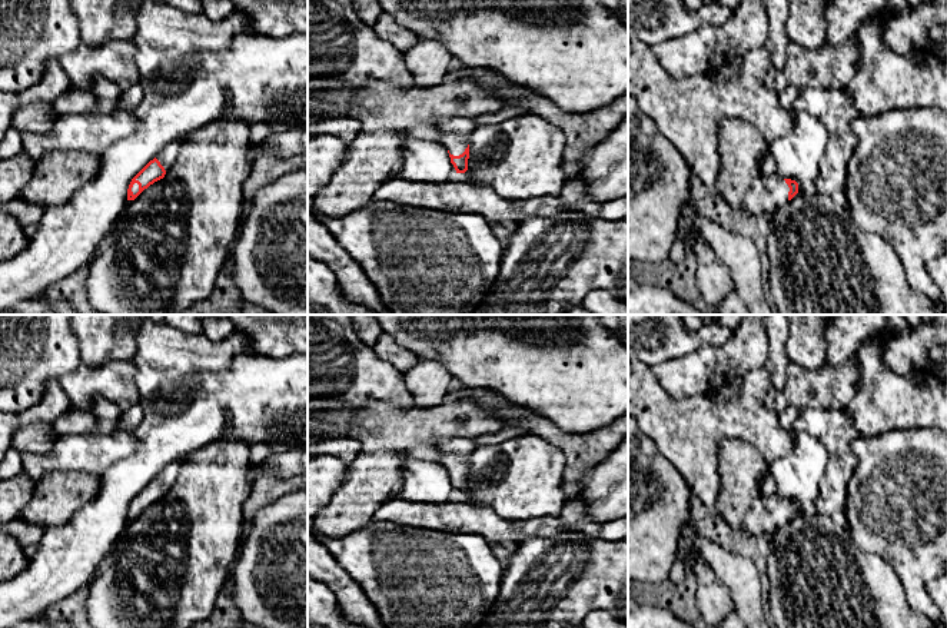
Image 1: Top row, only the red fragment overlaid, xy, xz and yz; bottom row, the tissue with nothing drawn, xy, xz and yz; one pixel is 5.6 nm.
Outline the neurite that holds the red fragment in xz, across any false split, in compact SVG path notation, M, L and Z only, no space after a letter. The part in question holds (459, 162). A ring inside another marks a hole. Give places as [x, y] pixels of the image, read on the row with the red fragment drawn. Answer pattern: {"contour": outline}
{"contour": "M451 117L435 126L441 132L438 140L448 152L456 173L468 170L469 136L476 129L475 122L466 117Z"}

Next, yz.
{"contour": "M760 175L744 199L742 210L752 216L772 216L775 209L785 205L798 193L798 183L778 175Z"}

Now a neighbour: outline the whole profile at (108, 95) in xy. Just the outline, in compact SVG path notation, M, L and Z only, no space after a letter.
M97 77L86 92L96 97L96 106L87 113L112 114L119 110L119 100L123 92L112 82Z

